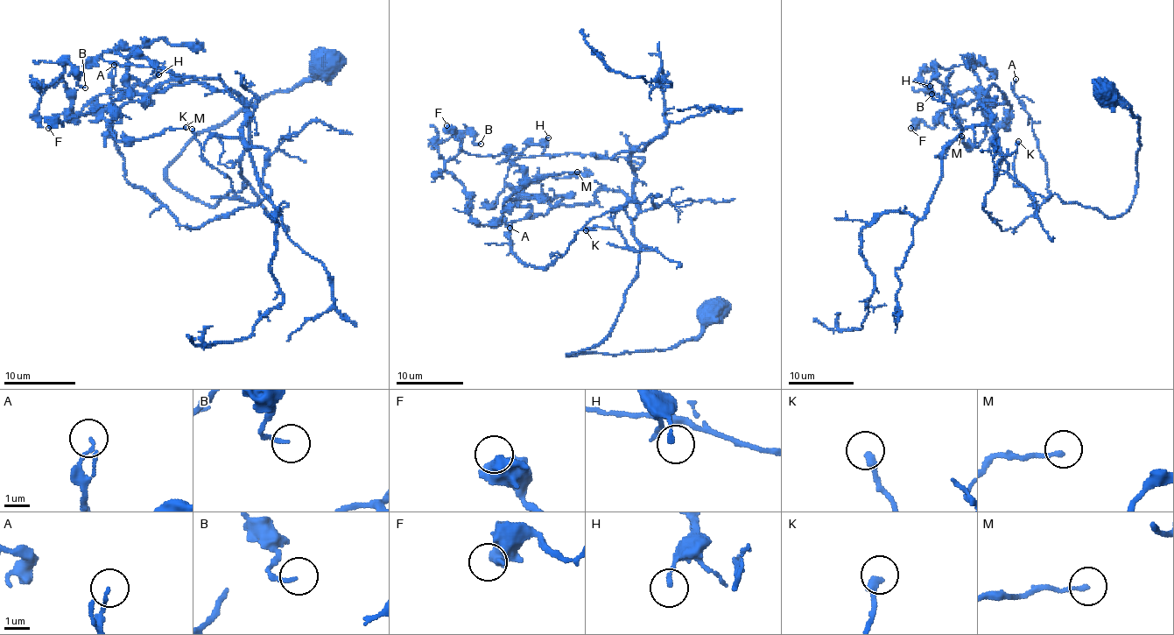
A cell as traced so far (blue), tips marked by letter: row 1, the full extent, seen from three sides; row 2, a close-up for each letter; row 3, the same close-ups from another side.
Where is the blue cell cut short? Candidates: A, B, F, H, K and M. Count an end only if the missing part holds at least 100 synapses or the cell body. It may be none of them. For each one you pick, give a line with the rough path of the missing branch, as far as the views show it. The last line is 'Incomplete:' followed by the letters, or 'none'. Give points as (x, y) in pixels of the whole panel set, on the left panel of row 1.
Incomplete: none

